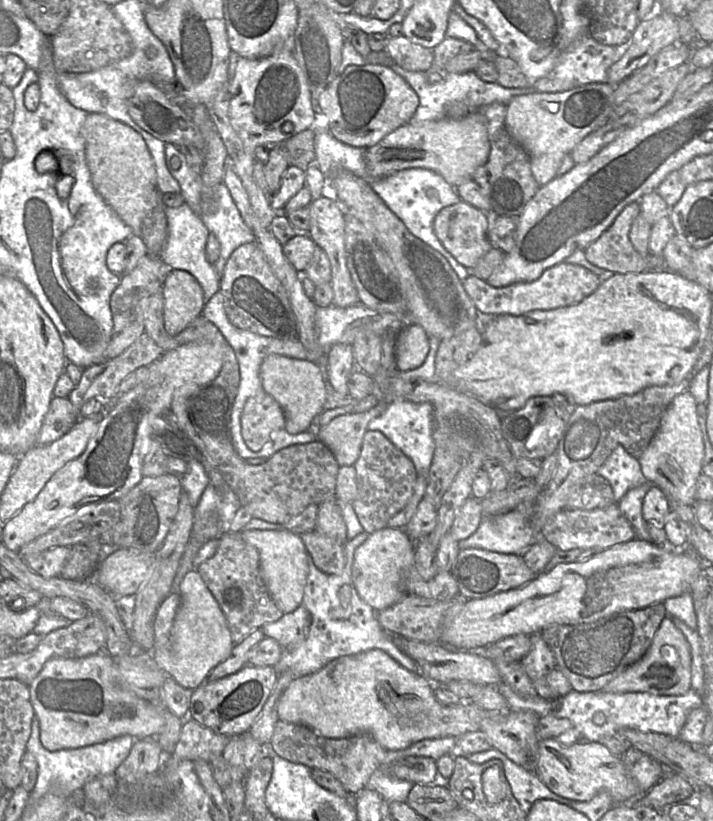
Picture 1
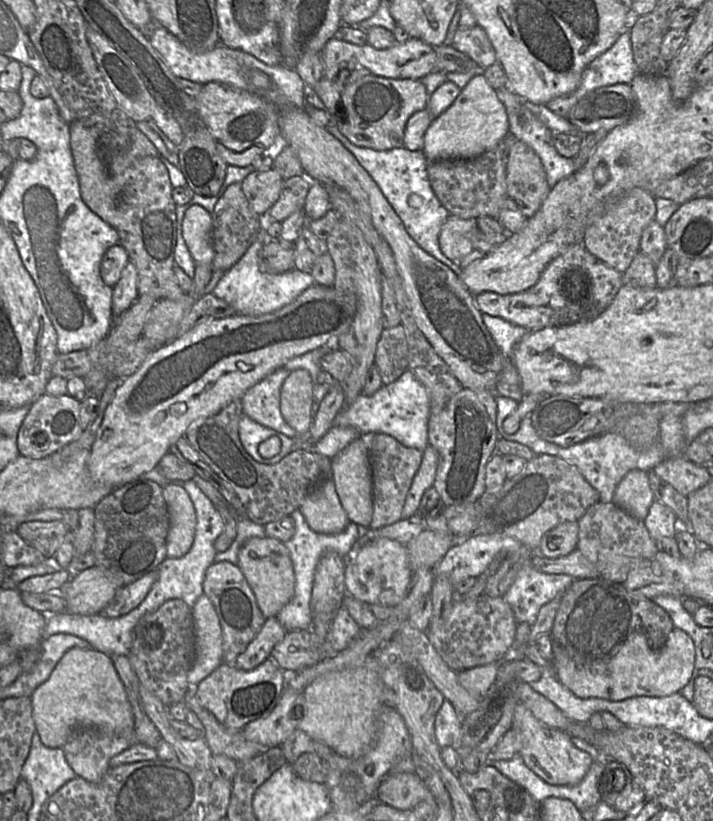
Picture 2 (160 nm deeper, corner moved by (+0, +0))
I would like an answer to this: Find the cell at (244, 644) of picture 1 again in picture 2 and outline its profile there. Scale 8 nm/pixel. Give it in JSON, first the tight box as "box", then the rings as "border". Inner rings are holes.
{"box":[234,616,286,670],"border":[[[276,616],[267,618],[245,651],[237,657],[234,666],[242,670],[256,668],[270,658],[273,648],[286,633]]]}

